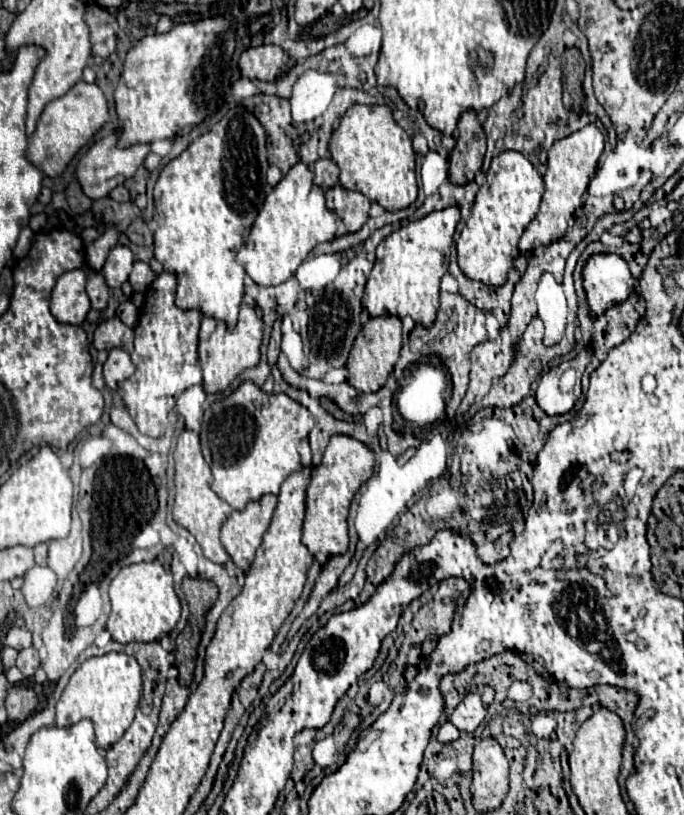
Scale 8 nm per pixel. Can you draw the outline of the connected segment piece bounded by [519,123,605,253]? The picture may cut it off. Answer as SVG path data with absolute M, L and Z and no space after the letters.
M589 123L583 129L571 133L563 139L557 139L553 143L553 147L549 149L547 171L543 175L545 193L543 193L537 215L533 217L533 221L529 223L529 227L525 229L525 233L519 239L521 253L531 253L535 247L549 245L567 233L569 219L573 217L575 209L583 205L585 189L597 169L597 161L599 161L601 153L603 153L603 141L605 139L603 139L603 133L599 131L599 127L595 123Z

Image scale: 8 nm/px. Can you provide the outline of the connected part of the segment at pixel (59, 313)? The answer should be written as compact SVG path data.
M87 265L83 269L69 271L57 279L51 295L51 313L59 323L81 325L91 309L85 293Z

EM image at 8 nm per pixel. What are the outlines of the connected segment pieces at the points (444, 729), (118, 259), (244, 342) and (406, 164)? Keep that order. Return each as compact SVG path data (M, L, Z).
M451 721L443 723L443 725L439 727L439 731L437 731L437 741L439 741L439 743L451 743L451 741L455 741L455 739L459 739L459 729L455 729L455 725L453 725Z
M115 245L109 251L105 265L99 273L103 275L107 287L121 287L127 281L131 269L133 269L133 263L135 263L133 251L127 245Z
M241 303L239 321L235 329L227 329L225 321L213 319L209 315L201 317L199 327L199 363L203 369L203 387L207 393L217 393L229 387L229 383L249 367L259 363L259 347L263 337L263 319L257 317L257 309L253 305Z
M351 105L331 135L331 159L339 165L339 183L357 189L387 211L409 207L417 199L415 151L409 133L397 125L387 105Z

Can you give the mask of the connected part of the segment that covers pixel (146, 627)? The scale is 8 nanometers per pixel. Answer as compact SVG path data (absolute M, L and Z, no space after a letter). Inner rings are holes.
M157 559L149 563L135 563L121 567L109 585L109 597L111 597L111 615L107 619L105 629L119 643L157 641L177 625L181 615L179 597L175 595L173 589L173 577L169 571L163 569L163 565Z

